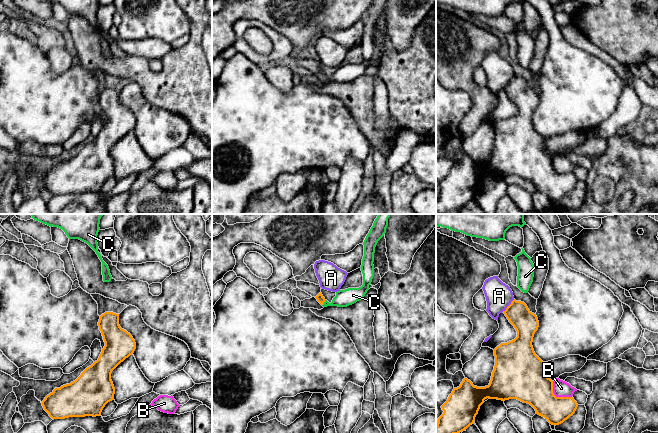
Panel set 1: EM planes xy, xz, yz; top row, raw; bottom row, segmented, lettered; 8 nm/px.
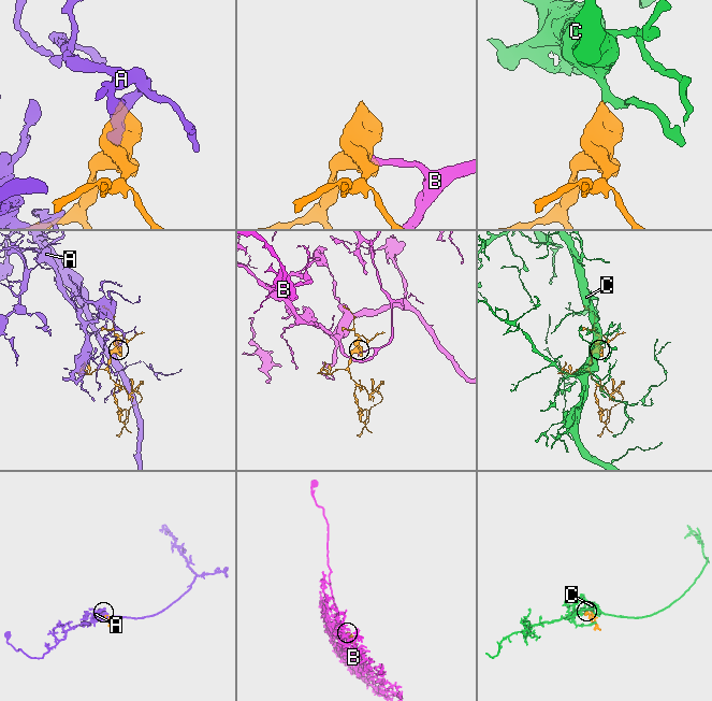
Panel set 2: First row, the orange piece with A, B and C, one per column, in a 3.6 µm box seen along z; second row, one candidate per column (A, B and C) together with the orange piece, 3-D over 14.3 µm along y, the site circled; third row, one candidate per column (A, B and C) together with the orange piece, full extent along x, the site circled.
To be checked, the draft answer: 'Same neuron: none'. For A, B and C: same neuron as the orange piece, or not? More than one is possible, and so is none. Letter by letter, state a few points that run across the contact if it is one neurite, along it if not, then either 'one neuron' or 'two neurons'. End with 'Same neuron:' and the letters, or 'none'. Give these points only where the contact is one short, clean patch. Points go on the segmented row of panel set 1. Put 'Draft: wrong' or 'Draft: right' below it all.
A: two neurons
B: line yz (552, 381), (552, 392), (556, 396), (571, 397); two neurons
C: line xz (319, 297), (323, 303), (334, 303), (343, 298); one neuron
Same neuron: C
Draft: wrong

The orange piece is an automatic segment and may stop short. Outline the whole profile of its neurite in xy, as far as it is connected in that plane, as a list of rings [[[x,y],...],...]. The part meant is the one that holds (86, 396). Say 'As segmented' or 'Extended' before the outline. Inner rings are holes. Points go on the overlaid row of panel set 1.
As segmented. [[[105,312],[98,322],[105,346],[97,361],[70,384],[55,388],[42,401],[44,410],[54,419],[100,416],[105,405],[114,400],[112,371],[136,349],[130,333],[119,325],[119,314]]]

